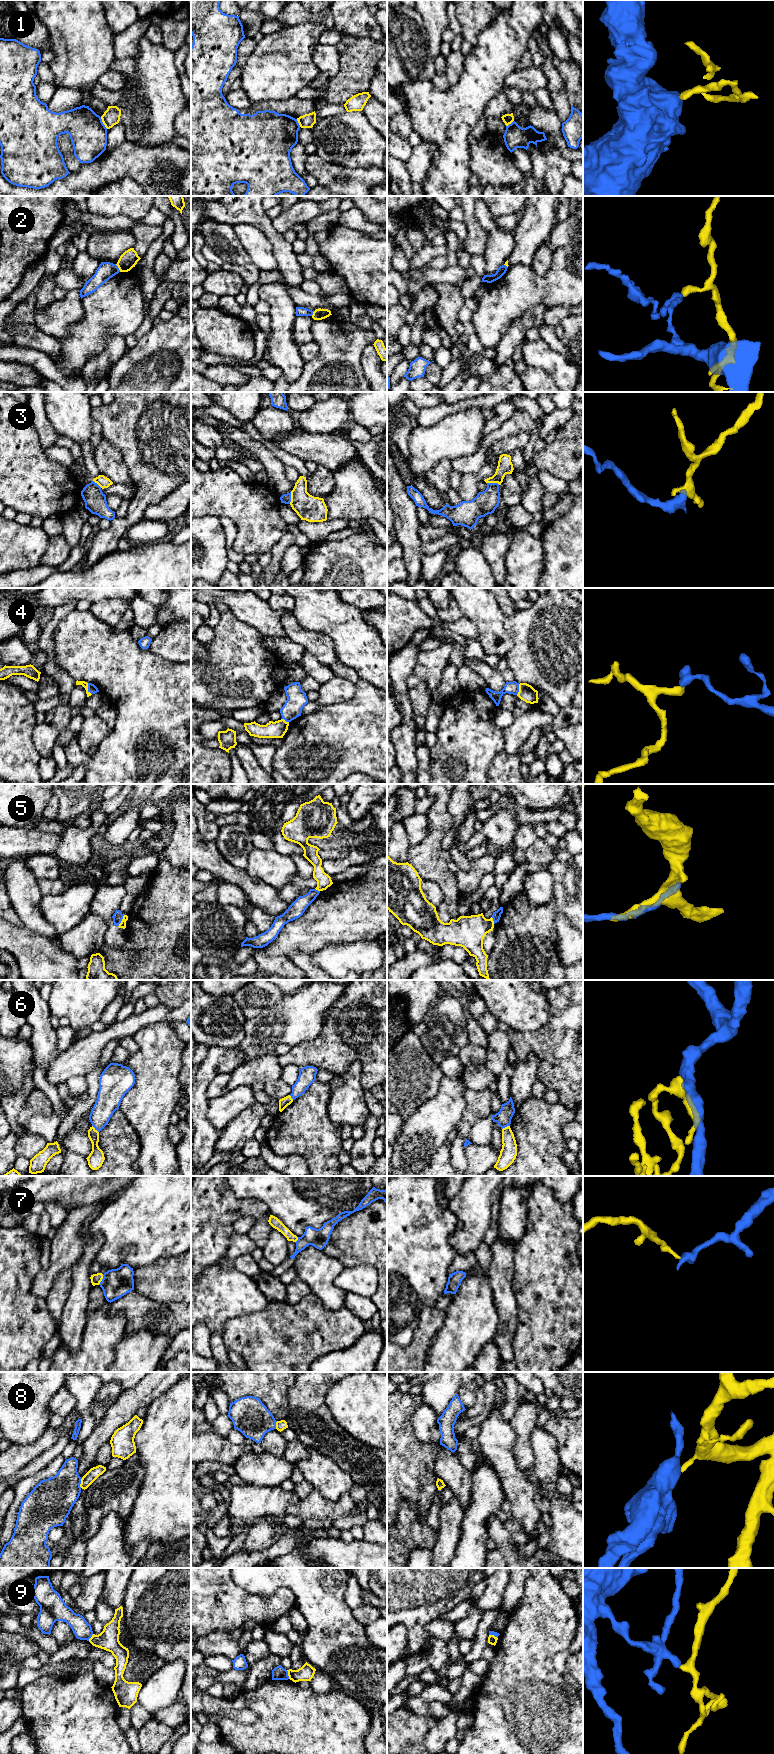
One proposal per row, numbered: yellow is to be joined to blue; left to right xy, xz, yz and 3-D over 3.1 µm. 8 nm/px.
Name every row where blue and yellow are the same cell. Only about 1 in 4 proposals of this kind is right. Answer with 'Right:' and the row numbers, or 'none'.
Right: none

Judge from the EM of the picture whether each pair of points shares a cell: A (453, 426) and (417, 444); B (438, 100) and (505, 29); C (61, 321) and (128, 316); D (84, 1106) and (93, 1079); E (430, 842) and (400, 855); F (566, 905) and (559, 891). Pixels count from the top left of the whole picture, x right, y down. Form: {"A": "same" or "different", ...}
{"A": "same", "B": "same", "C": "different", "D": "same", "E": "different", "F": "same"}

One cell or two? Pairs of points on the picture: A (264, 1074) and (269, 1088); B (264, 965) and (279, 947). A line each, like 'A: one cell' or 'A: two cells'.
A: two cells
B: two cells

